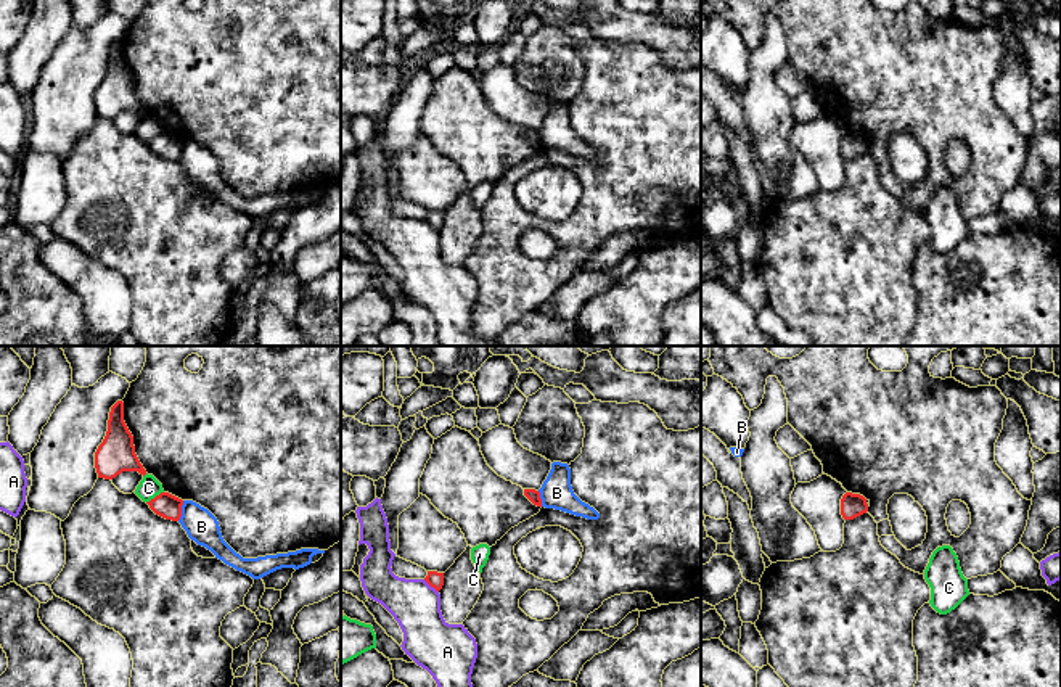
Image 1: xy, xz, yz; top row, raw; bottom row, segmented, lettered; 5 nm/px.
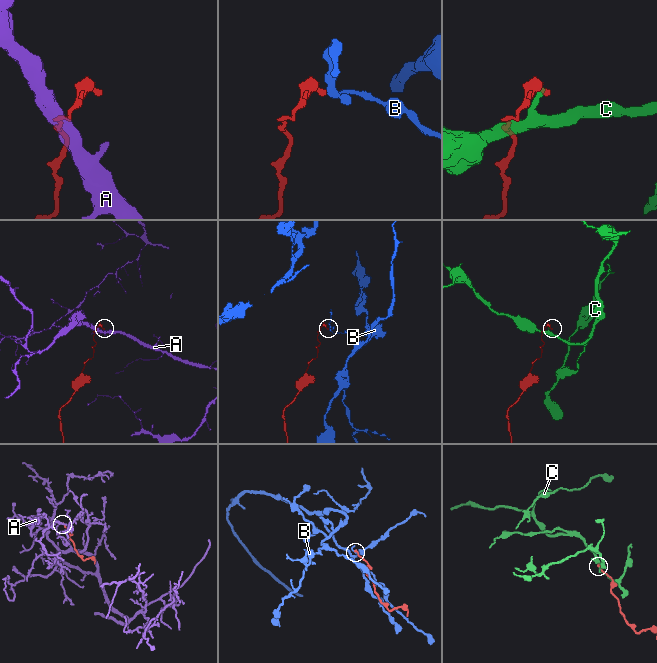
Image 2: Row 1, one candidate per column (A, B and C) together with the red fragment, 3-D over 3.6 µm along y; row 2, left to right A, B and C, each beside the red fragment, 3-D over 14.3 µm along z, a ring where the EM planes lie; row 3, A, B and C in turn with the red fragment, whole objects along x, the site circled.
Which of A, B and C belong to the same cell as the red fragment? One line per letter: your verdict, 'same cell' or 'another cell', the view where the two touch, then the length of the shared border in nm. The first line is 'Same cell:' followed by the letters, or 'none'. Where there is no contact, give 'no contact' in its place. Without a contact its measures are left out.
Same cell: none
A: another cell | xz | 100 nm
B: another cell | xy | 110 nm
C: another cell | xy | 110 nm

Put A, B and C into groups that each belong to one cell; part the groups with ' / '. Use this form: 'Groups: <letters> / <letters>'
Groups: A / B / C

